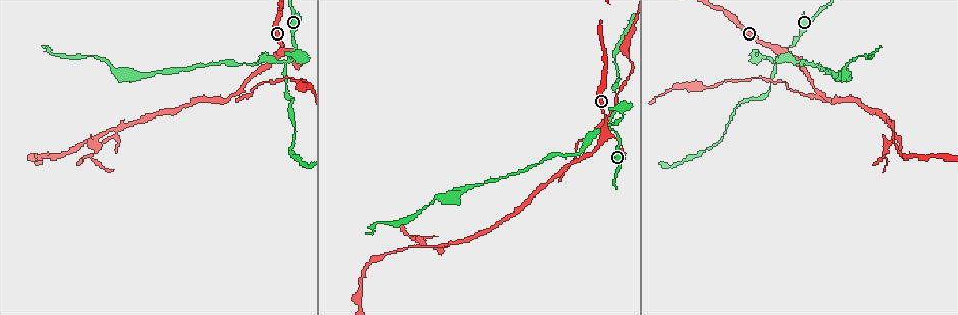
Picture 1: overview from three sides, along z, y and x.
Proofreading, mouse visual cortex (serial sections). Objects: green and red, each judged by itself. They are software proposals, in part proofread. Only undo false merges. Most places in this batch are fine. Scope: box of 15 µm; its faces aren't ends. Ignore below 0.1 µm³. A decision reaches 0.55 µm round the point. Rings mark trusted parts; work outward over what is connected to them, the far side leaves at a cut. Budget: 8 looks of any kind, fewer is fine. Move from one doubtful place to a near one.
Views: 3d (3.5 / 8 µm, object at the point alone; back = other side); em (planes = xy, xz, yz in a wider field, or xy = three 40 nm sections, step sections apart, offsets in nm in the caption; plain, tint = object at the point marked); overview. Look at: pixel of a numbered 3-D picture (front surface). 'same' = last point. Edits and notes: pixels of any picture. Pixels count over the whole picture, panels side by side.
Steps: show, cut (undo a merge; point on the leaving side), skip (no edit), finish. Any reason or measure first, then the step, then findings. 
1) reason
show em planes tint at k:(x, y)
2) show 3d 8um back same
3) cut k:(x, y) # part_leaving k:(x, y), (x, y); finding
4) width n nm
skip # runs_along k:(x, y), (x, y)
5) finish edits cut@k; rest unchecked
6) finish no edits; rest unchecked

sudden change in width
show 3d 3.5um at 1:(286, 63)

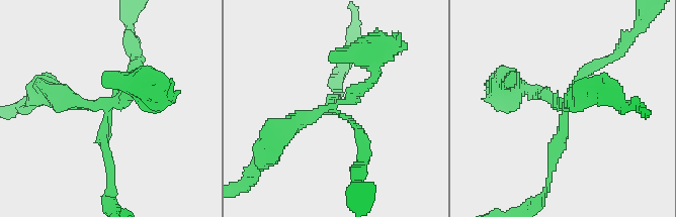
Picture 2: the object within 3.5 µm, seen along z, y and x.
show em xy step 1 tint at 2:(104, 107)

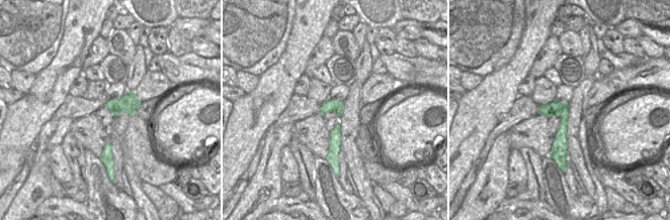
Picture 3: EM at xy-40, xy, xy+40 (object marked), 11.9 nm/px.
arms 4; arm_widths 150, 200, 200, 300 nm
cut 2:(362, 89) # part_leaving 2:(329, 108), (294, 121), (260, 163); a second cell is stuck on

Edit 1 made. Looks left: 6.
three-way junction
show 3d 3.5um at 1:(820, 90)

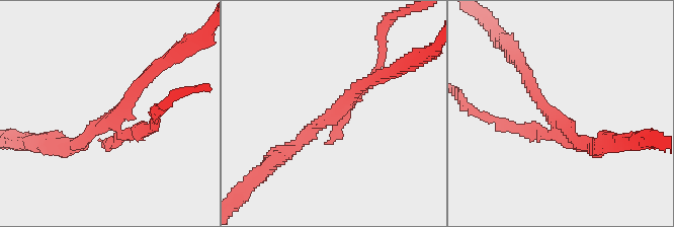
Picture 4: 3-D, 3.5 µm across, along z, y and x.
cut 4:(143, 127) # part_leaving 4:(118, 133), (149, 130), (155, 110); a second cell is stuck on

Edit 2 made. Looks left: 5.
show overview

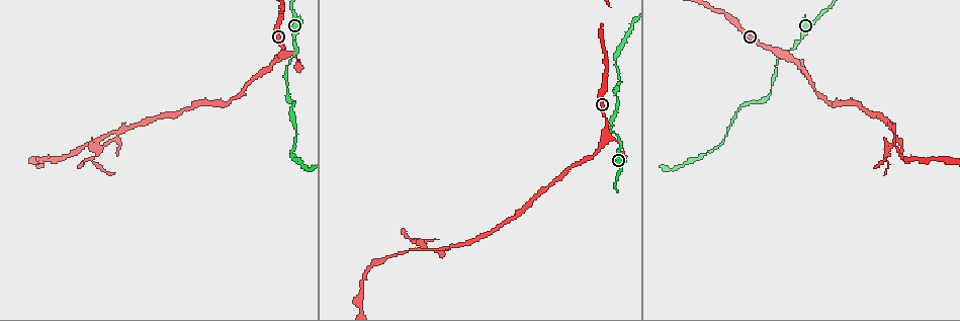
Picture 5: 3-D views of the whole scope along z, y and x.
arms part here
show 3d 3.5um at 5:(446, 246)

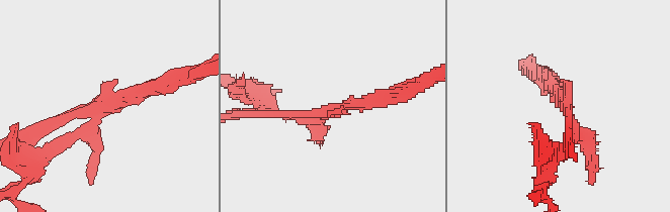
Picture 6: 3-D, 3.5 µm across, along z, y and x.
show em xy step 5 tint at 6:(100, 106)

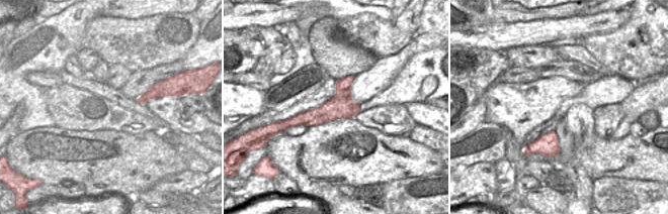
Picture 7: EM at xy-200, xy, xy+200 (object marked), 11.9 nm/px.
cut it another way
show em xy step 2 tint same

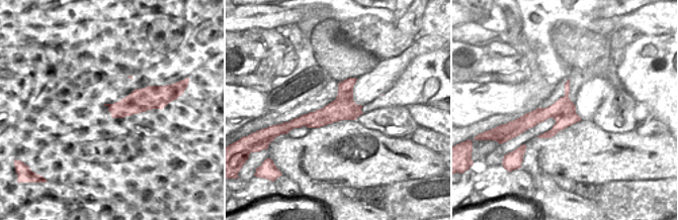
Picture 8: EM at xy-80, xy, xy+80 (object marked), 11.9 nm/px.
cut 6:(540, 158) # part_leaving 6:(93, 120), (34, 157), (31, 176); a second cell is stuck on

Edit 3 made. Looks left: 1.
finish edits cut@2, cut@4, cut@6; rest unchecked

